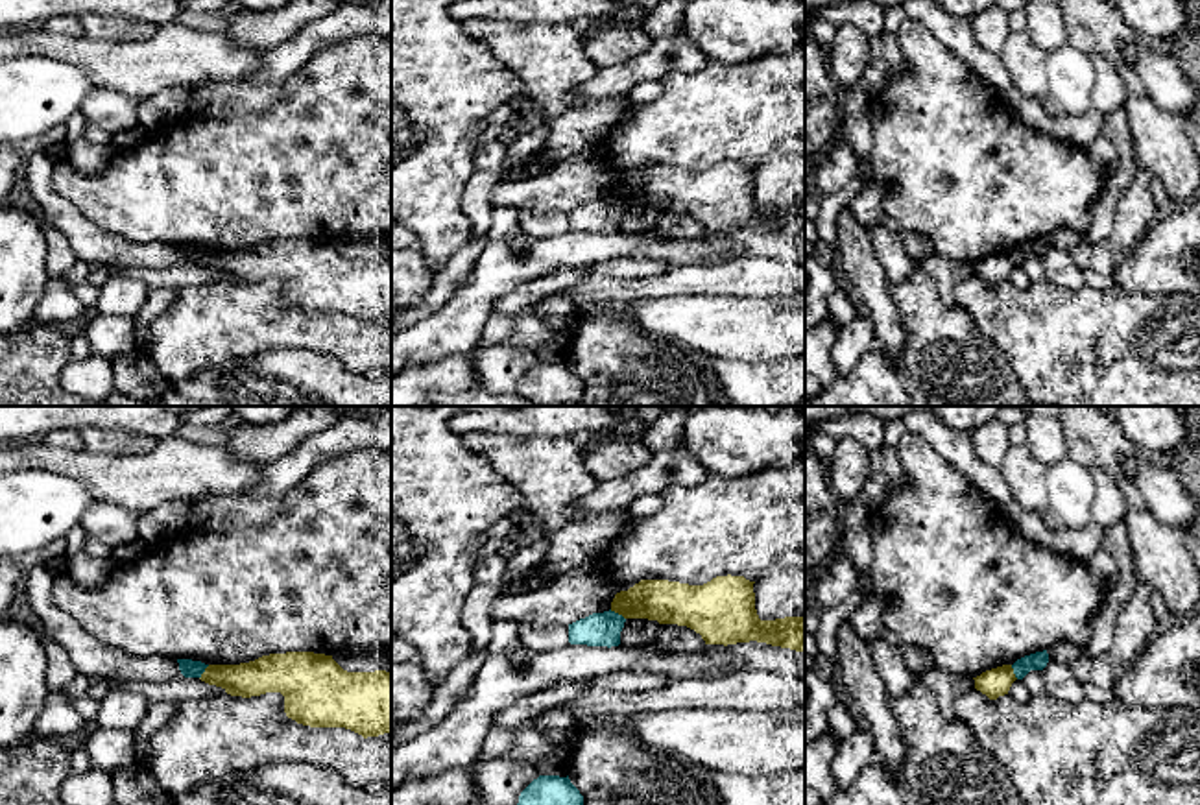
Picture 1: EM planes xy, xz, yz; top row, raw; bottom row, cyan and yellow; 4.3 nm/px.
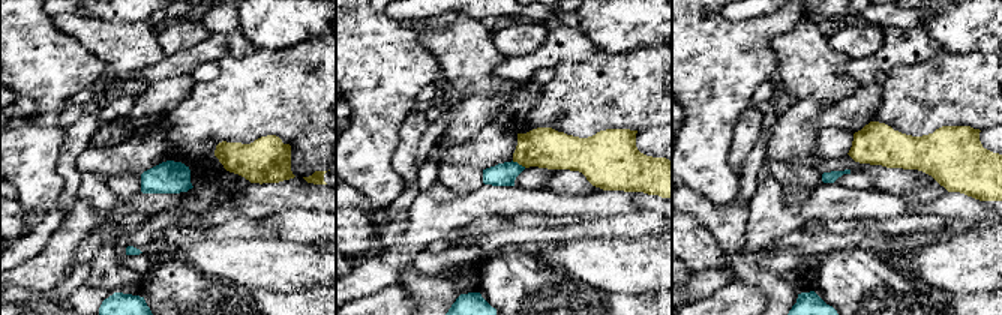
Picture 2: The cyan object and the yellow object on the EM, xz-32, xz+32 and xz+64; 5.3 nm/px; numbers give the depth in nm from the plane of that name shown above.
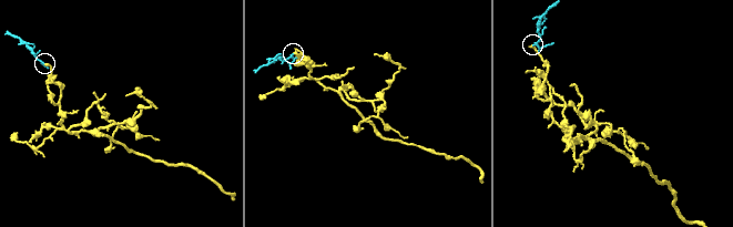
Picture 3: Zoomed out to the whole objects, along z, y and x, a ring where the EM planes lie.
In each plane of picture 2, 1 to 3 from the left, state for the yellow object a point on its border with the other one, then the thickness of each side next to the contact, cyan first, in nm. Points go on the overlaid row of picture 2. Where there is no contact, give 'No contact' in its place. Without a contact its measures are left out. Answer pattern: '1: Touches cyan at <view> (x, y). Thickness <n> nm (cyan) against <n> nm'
1: No contact
2: Touches cyan at xz+32 (518, 164). Thickness 130 nm (cyan) against 220 nm
3: No contact

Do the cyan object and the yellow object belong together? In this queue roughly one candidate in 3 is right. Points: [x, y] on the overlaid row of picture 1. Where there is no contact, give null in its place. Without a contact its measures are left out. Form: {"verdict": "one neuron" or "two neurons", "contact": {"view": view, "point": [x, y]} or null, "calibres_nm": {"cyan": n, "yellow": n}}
{"verdict": "two neurons", "contact": {"view": "xz", "point": [617, 613]}, "calibres_nm": {"cyan": 140, "yellow": 190}}

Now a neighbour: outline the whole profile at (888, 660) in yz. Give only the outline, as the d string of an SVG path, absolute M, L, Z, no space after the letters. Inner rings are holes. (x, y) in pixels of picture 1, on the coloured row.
M881 639L871 641L871 659L888 696L903 696L910 691L916 676L906 667L899 644L890 644Z

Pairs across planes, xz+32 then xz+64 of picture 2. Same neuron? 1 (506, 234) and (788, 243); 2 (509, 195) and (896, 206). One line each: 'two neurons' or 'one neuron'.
1: one neuron
2: one neuron

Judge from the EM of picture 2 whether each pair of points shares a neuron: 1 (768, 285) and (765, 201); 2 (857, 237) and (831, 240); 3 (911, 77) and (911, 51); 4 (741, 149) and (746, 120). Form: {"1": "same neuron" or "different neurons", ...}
{"1": "different neurons", "2": "same neuron", "3": "different neurons", "4": "same neuron"}

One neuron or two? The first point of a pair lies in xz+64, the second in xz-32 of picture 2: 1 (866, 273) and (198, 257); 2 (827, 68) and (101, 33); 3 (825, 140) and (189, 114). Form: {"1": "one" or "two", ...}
{"1": "two", "2": "one", "3": "two"}

